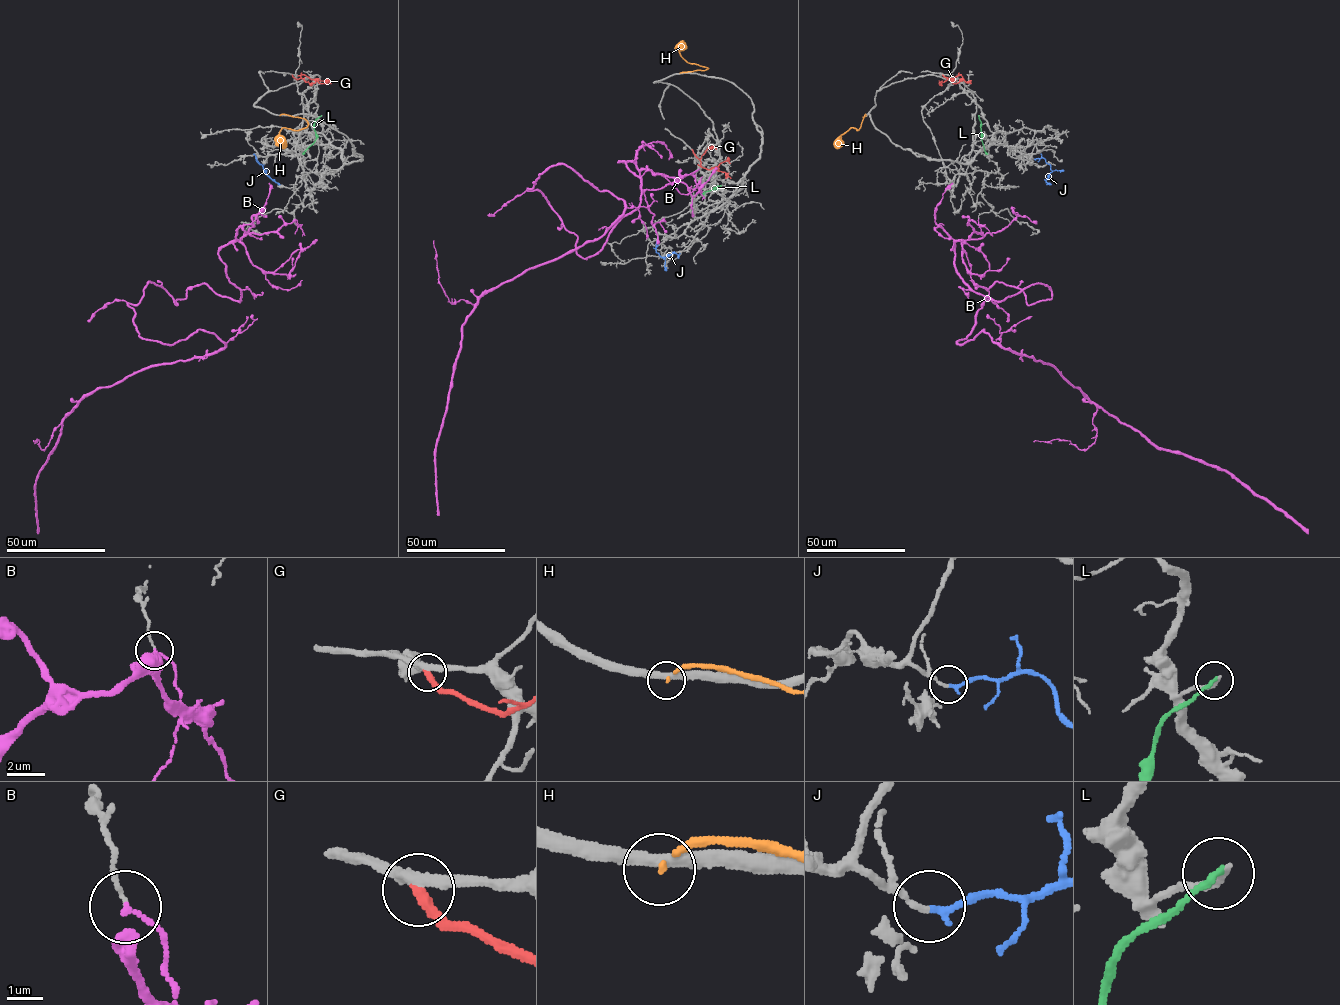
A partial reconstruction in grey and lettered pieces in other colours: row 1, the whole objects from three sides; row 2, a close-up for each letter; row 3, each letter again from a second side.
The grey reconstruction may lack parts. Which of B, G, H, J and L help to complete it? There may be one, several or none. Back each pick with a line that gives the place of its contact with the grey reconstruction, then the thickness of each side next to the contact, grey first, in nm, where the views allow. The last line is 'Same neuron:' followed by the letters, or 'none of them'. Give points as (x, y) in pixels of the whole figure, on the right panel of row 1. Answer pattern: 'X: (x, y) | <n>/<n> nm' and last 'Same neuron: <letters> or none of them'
J: (1034, 159) | 150/180 nm
Same neuron: J

